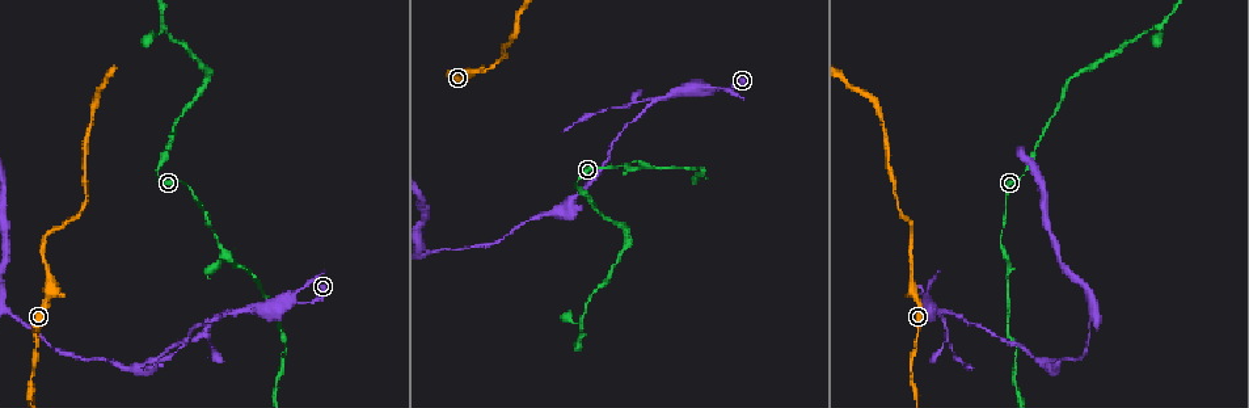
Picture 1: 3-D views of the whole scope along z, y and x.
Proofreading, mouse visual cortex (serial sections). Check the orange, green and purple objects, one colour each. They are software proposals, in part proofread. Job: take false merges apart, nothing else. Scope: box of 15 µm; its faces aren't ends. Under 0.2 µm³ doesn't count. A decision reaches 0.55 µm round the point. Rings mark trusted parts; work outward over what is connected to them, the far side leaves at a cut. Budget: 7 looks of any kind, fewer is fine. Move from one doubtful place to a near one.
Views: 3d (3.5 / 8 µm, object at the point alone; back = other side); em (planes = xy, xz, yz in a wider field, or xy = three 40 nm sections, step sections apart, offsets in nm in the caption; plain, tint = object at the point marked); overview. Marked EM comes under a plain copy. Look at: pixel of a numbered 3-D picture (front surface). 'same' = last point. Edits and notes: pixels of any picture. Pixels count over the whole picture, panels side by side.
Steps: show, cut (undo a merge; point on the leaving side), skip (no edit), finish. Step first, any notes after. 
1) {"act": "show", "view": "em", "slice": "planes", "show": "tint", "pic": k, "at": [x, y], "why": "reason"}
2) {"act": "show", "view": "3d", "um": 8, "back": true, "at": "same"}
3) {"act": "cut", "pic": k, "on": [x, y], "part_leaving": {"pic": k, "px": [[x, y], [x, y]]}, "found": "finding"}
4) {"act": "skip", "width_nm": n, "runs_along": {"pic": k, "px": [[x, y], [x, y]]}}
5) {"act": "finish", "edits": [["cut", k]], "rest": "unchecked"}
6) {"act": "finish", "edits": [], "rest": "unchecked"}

{"act": "show", "view": "3d", "um": 3.5, "pic": 1, "at": [222, 248], "why": "calibre changes"}

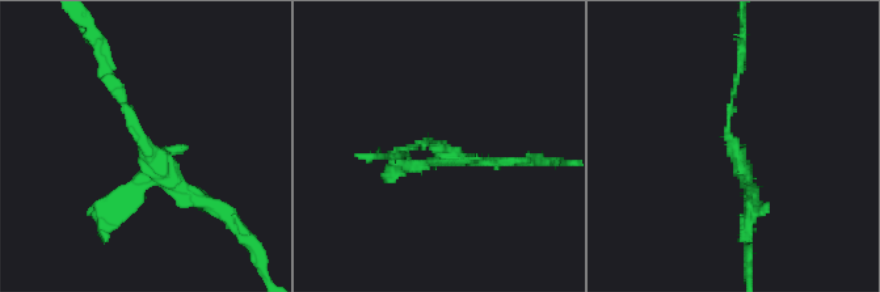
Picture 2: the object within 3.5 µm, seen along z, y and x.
{"act": "show", "view": "em", "slice": "xy", "step": 5, "show": "tint", "pic": 2, "at": [434, 142], "why": "shape alone is not enough"}

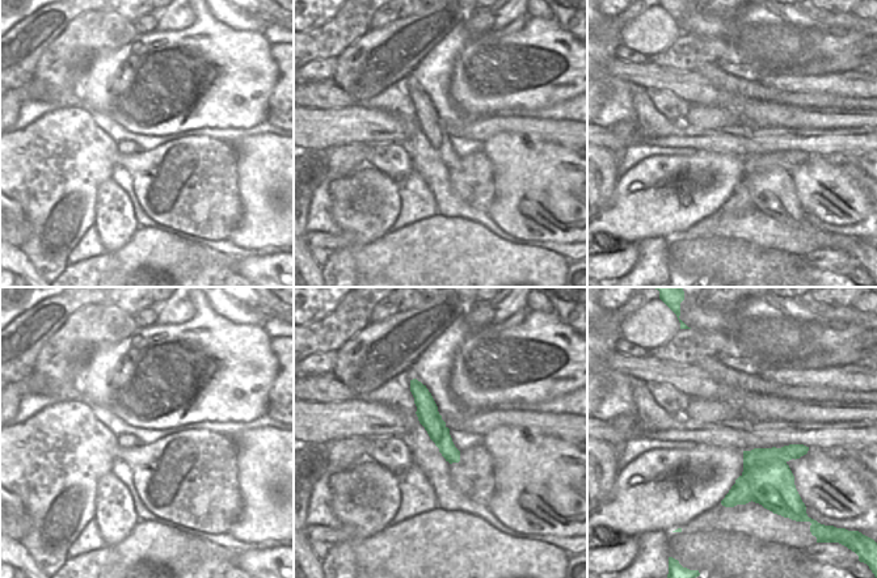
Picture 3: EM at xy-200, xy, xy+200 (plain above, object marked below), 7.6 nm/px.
{"act": "skip", "runs_along": {"pic": 2, "px": [[105, 64], [130, 128], [202, 200]]}, "found": "one cell here"}

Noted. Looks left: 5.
{"act": "show", "view": "3d", "um": 8, "back": true, "pic": 1, "at": [280, 324]}

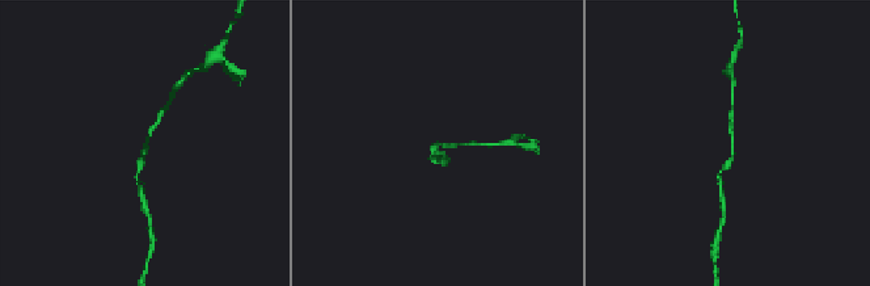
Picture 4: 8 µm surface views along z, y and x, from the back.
{"act": "show", "view": "em", "slice": "xy", "step": 1, "show": "tint", "pic": 4, "at": [732, 138], "arm_widths_nm": [150, 150]}

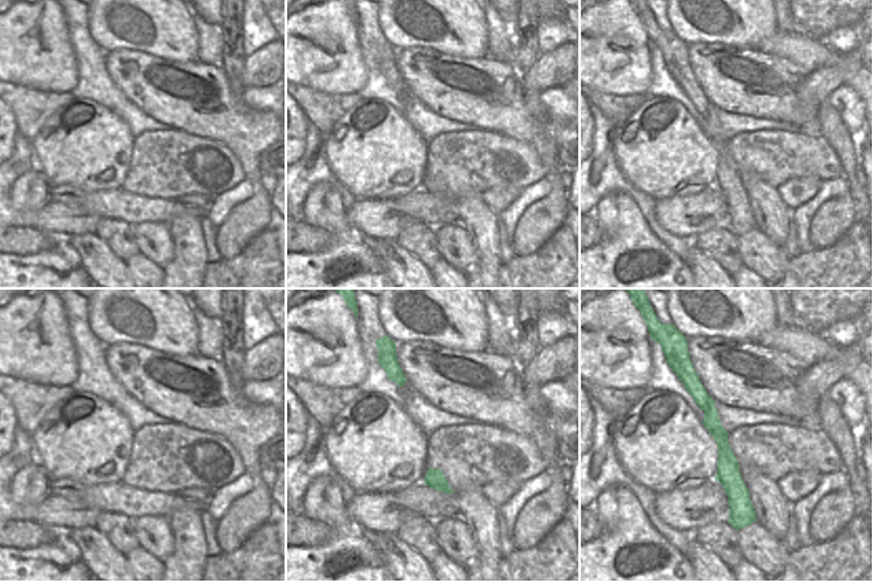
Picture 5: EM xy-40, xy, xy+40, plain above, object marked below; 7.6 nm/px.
{"act": "skip", "runs_along": {"pic": 5, "px": [[693, 376], [720, 434], [736, 504]]}, "found": "all the same cell"}

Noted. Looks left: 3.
{"act": "show", "view": "3d", "um": 3.5, "pic": 1, "at": [49, 279]}

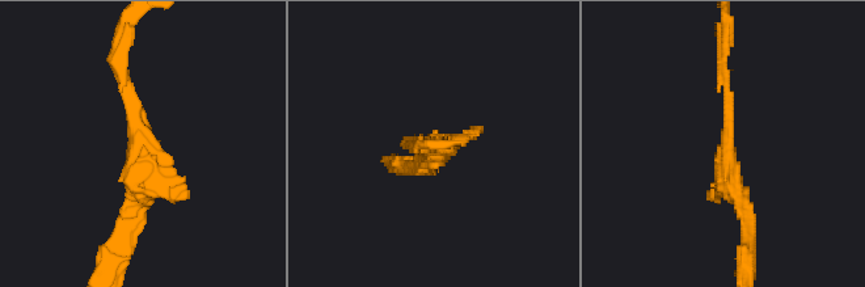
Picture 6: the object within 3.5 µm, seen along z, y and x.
{"act": "show", "view": "em", "slice": "planes", "show": "tint", "pic": 6, "at": [437, 149], "arm_widths_nm": [150, 250], "why": "shape alone is not enough"}

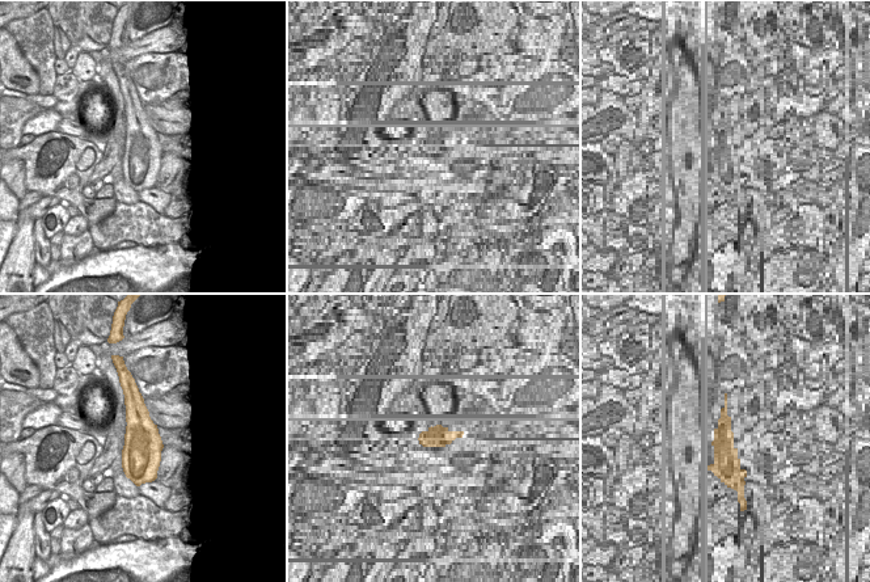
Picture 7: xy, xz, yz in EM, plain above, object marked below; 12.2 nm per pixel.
{"act": "skip", "width_nm": 480, "runs_along": {"pic": 6, "px": [[749, 219], [729, 184], [721, 54]]}, "found": "continuous, no second cell"}

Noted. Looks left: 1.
{"act": "finish", "edits": [], "rest": "unchecked"}

